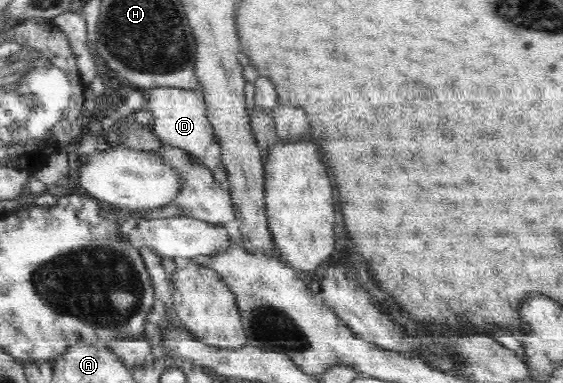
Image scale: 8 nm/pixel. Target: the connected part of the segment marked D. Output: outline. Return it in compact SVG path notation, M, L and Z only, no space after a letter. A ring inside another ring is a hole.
M153 87L143 89L144 109L153 116L152 132L164 143L184 150L197 164L203 164L212 170L213 176L220 183L227 182L227 170L221 156L221 145L207 115L204 92L179 87Z

